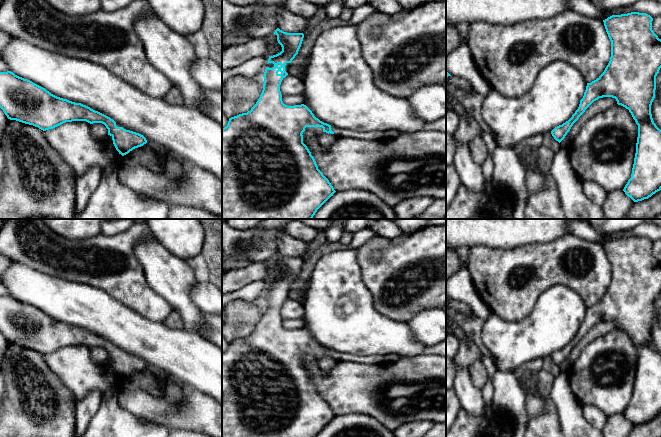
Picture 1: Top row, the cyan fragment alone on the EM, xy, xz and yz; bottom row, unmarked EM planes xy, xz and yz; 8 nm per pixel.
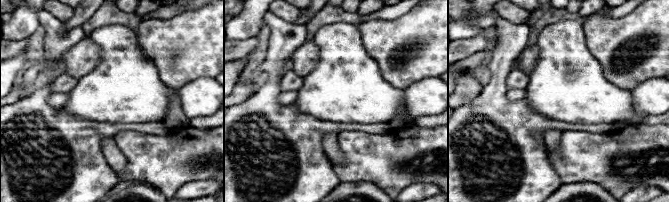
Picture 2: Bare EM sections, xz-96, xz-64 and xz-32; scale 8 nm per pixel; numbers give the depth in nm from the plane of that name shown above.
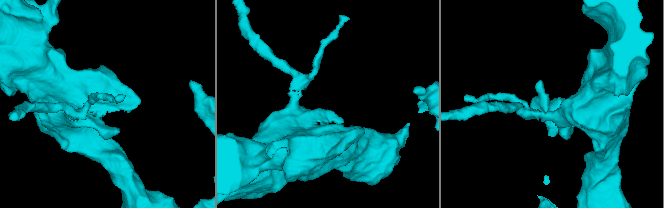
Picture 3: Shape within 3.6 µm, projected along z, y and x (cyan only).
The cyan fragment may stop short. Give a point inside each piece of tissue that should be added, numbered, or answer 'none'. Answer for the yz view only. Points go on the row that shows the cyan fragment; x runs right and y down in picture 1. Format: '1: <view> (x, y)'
none

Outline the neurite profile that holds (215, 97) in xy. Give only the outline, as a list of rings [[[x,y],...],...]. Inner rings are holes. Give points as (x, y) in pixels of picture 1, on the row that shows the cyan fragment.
[[[204,89],[209,100],[207,115],[222,125],[222,91],[211,91]]]

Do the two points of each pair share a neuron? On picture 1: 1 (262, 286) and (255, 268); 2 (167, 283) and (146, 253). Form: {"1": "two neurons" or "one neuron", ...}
{"1": "two neurons", "2": "one neuron"}

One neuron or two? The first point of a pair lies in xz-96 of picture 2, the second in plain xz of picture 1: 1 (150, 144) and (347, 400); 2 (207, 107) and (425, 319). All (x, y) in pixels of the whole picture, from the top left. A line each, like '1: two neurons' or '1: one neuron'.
1: one neuron
2: one neuron

